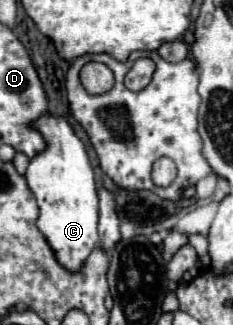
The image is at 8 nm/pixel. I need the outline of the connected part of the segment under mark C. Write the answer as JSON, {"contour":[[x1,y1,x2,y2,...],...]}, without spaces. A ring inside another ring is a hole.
{"contour":[[41,117,33,123,41,129,47,149,39,153,31,163,25,175,29,189,33,191,39,205,37,227,47,239,49,247,55,251,55,259,61,267,71,273,79,273,89,253,99,247,97,221,99,221,99,197,95,175,85,151,85,145,75,135,67,119,59,117]]}

